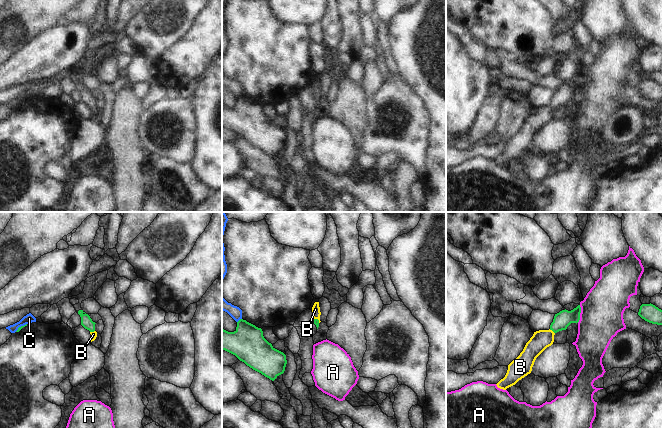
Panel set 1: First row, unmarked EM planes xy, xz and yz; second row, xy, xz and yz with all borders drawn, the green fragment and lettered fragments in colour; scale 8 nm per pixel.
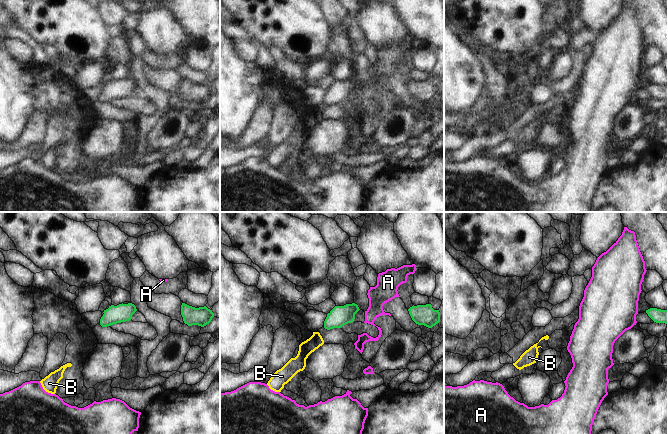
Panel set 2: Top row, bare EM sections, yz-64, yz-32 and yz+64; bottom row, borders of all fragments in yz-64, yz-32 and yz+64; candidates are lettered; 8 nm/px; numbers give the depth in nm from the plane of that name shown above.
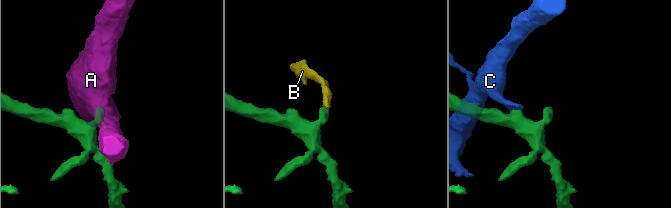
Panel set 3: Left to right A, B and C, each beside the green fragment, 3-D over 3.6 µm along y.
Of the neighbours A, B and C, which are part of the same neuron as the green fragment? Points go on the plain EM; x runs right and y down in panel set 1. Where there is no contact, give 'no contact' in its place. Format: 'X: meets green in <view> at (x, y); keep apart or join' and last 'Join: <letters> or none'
A: meets green in yz at (579, 90); keep apart
B: meets green in yz at (552, 106); join
C: meets green in xz at (239, 96); keep apart
Join: B

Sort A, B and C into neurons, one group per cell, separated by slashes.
A / B / C

